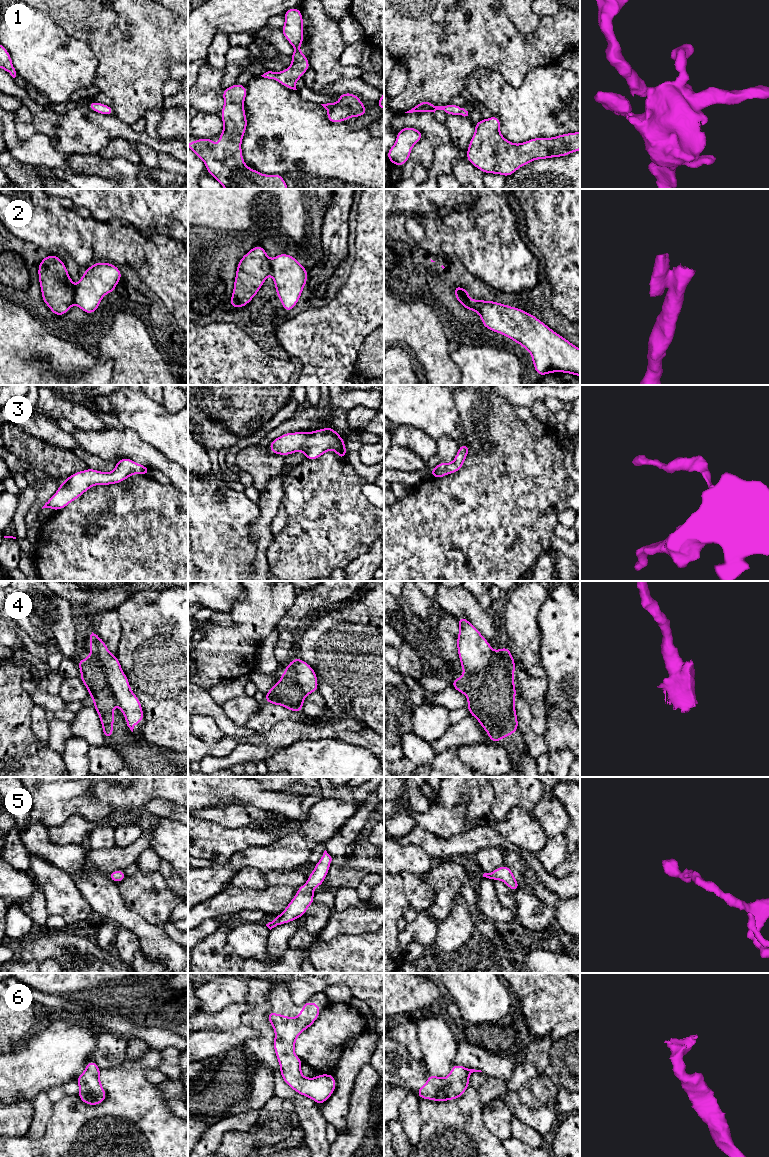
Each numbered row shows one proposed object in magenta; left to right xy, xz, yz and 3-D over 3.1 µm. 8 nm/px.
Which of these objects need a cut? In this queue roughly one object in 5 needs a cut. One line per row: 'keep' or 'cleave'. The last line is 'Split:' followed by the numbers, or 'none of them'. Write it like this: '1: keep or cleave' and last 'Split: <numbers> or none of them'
1: keep
2: cleave
3: keep
4: keep
5: keep
6: keep
Split: 2

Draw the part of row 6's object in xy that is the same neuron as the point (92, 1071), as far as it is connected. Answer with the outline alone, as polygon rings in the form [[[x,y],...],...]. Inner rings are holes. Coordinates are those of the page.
[[[88,1061],[84,1072],[76,1078],[79,1084],[78,1096],[87,1105],[98,1105],[106,1100],[106,1091],[100,1082],[100,1067]]]

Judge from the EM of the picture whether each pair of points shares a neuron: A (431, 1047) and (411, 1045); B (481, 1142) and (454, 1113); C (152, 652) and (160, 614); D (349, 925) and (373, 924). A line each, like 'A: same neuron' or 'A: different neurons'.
A: different neurons
B: same neuron
C: same neuron
D: same neuron

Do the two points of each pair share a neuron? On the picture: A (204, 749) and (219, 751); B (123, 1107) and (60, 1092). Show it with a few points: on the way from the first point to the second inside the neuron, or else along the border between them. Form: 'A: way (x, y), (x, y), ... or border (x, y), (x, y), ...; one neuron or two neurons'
A: way (208, 749), (215, 749); one neuron
B: border (77, 1094), (66, 1095), (54, 1102); two neurons

